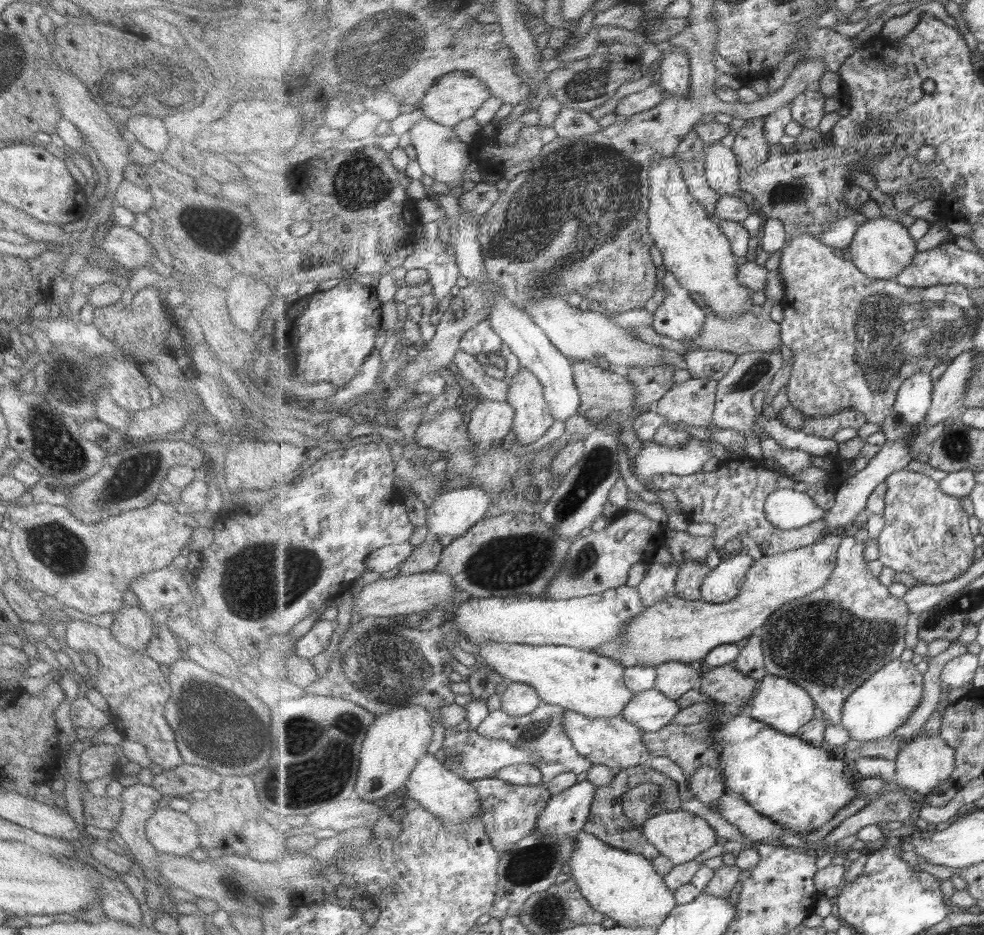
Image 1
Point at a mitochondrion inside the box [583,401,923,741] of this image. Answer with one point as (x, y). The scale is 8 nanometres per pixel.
(826, 642)

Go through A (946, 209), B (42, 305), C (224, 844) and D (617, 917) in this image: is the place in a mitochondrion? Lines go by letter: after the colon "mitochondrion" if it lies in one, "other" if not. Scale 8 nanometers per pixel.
A: other
B: other
C: other
D: other

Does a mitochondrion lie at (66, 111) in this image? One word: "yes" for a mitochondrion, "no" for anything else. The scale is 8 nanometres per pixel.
no

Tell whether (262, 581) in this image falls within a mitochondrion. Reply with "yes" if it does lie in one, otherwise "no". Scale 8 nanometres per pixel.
yes

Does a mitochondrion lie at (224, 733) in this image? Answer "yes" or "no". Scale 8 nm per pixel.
yes

